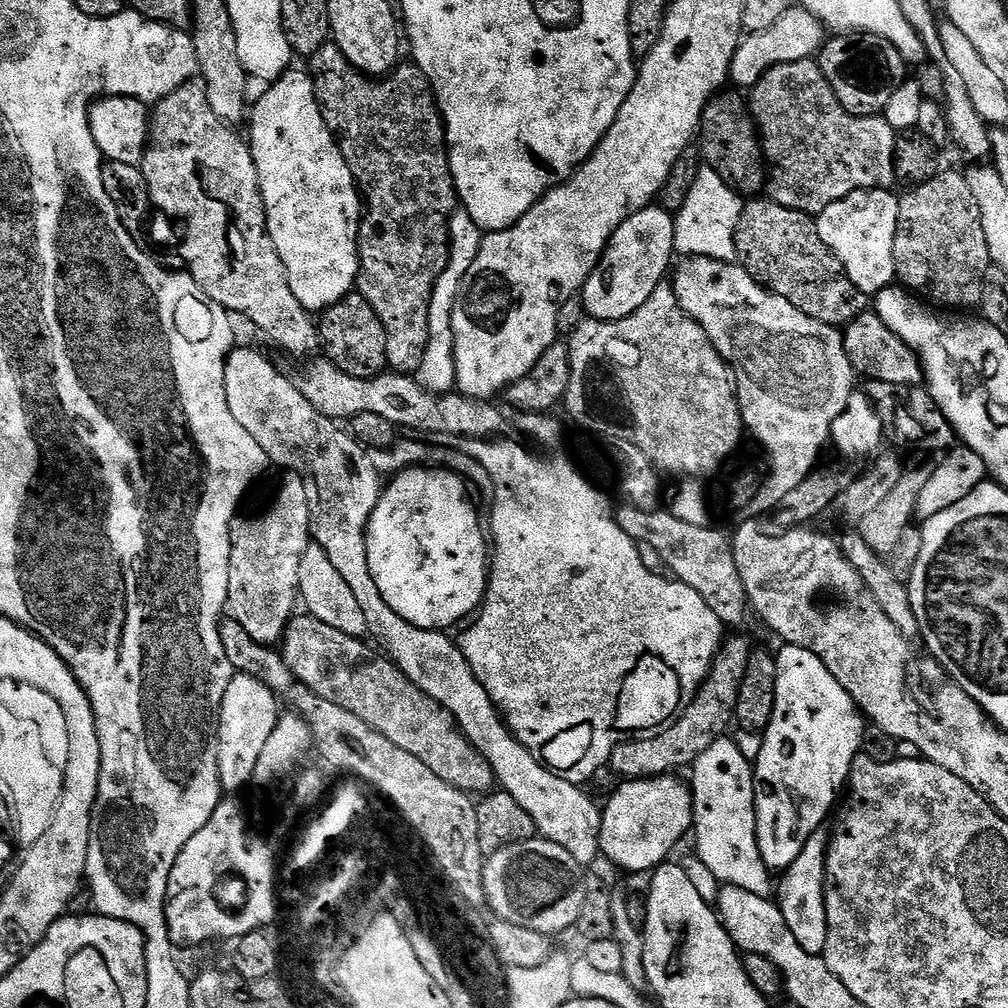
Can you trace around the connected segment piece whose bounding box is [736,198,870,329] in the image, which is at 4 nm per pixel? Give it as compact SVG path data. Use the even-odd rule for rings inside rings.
M769 198L749 199L736 227L736 260L763 288L786 298L790 306L802 310L802 314L818 322L830 325L831 328L843 329L851 320L869 311L869 296L858 290L854 282L850 282L842 262L838 262L838 258L828 249L826 242L822 242L815 219L809 213L778 206L778 202Z

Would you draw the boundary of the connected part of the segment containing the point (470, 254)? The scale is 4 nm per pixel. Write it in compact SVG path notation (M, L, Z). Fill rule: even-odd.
M463 210L452 215L448 223L448 261L446 270L438 278L430 298L430 334L426 354L422 358L422 366L414 373L421 386L431 392L448 394L456 388L456 359L454 358L454 310L460 298L460 287L470 274L470 266L474 266L474 258L478 258L478 250L482 239L482 229L476 225L474 218Z

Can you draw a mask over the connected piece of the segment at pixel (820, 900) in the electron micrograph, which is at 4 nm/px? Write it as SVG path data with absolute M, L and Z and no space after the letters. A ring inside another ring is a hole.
M827 827L819 828L802 846L802 854L794 858L789 868L783 869L781 880L778 880L778 903L782 910L782 918L786 918L786 926L790 926L790 934L798 938L798 946L815 956L823 953L828 933L826 918L826 858L828 857L828 841L830 832Z

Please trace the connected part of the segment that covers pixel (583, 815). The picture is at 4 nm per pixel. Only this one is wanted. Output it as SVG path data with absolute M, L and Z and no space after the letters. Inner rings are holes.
M241 346L233 347L232 353L228 355L226 362L226 400L230 406L230 412L234 414L234 418L242 425L242 430L248 431L250 438L254 438L254 442L258 442L258 446L262 446L262 450L269 458L273 465L281 464L284 468L289 468L289 473L295 474L302 481L304 489L306 490L306 502L310 506L310 518L308 519L308 531L311 539L318 546L322 546L322 550L326 550L326 555L330 557L330 563L338 569L338 574L342 574L342 579L350 586L351 592L354 593L354 599L362 605L362 614L368 623L368 636L371 639L376 639L380 643L379 651L387 656L392 663L397 664L402 670L402 674L406 674L406 678L410 678L410 682L414 682L414 686L418 686L431 698L434 702L438 702L441 708L448 713L456 722L456 727L463 732L464 737L468 743L473 744L481 754L486 758L486 762L492 767L492 773L496 775L496 784L499 785L503 791L510 794L510 798L515 798L519 804L522 805L522 810L526 810L526 814L530 814L530 818L534 818L534 826L537 833L543 839L554 842L558 846L562 846L562 850L567 850L574 858L574 862L578 862L582 866L591 866L596 863L598 857L601 855L600 850L600 813L602 811L599 803L595 804L590 797L584 793L585 789L579 784L571 784L566 782L566 778L558 778L549 768L544 767L540 761L534 758L534 754L530 754L530 750L526 750L526 746L522 746L522 742L518 742L518 738L512 733L512 729L508 727L505 719L500 714L495 702L490 696L486 694L486 690L478 678L474 674L474 670L466 662L466 658L460 653L460 645L455 639L451 640L451 635L445 634L443 631L431 632L425 628L416 628L410 622L406 622L406 618L402 618L398 614L394 614L394 610L390 610L390 606L386 606L386 598L382 598L382 594L378 594L378 586L374 586L374 578L370 574L368 566L368 555L366 554L366 542L368 541L368 523L372 517L372 511L375 510L380 501L380 494L382 491L382 483L380 484L380 472L372 465L372 460L367 456L364 445L355 439L351 431L345 430L337 421L332 420L328 416L323 416L318 410L314 410L314 406L310 406L310 402L306 402L306 398L299 390L296 389L296 384L293 379L287 380L266 357L260 352L255 352L252 348L240 348Z

